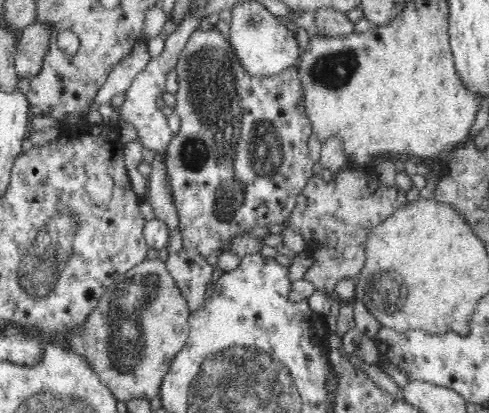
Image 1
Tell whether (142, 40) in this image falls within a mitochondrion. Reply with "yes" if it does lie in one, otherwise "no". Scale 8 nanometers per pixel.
no

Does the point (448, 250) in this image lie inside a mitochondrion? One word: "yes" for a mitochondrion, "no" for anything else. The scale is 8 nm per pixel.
no

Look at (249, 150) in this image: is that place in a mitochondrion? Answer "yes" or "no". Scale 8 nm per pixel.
yes

